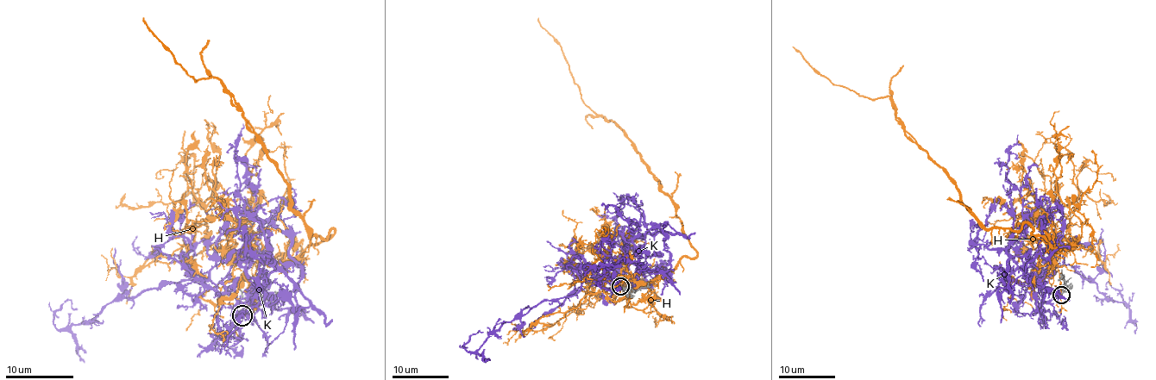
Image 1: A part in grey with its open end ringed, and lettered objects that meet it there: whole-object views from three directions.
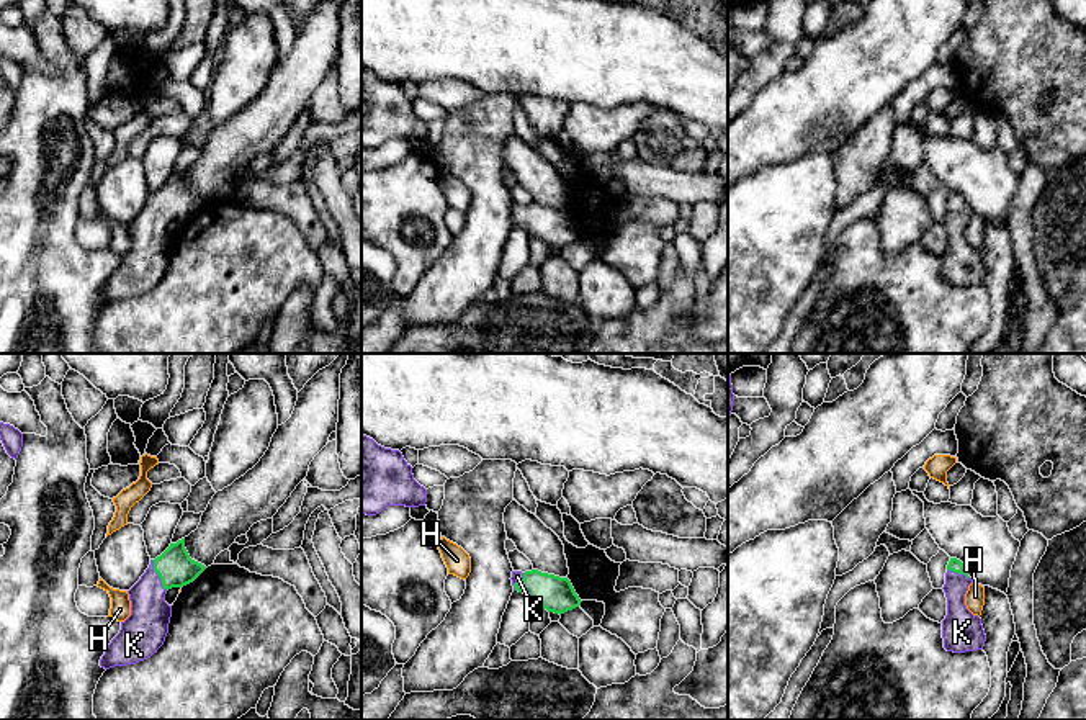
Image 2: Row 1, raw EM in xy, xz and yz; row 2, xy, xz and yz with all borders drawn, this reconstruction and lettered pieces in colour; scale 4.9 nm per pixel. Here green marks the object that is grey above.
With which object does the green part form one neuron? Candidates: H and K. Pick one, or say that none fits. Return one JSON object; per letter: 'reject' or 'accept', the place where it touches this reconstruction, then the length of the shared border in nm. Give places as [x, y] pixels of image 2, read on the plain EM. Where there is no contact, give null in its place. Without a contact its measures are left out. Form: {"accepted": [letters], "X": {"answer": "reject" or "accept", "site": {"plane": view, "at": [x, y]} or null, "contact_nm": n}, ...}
{"accepted": ["K"], "H": {"answer": "reject", "site": null}, "K": {"answer": "accept", "site": {"plane": "xy", "at": [159, 210]}, "contact_nm": 170}}

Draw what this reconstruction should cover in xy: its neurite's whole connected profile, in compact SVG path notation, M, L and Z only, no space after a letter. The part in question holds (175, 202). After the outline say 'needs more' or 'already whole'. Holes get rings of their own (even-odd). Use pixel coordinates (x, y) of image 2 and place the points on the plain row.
M185 172L170 177L160 190L150 193L146 206L128 224L131 249L121 255L121 263L108 278L100 299L110 303L136 298L157 286L172 250L172 239L165 236L167 224L193 216L204 203L204 198L190 191Z; needs more

